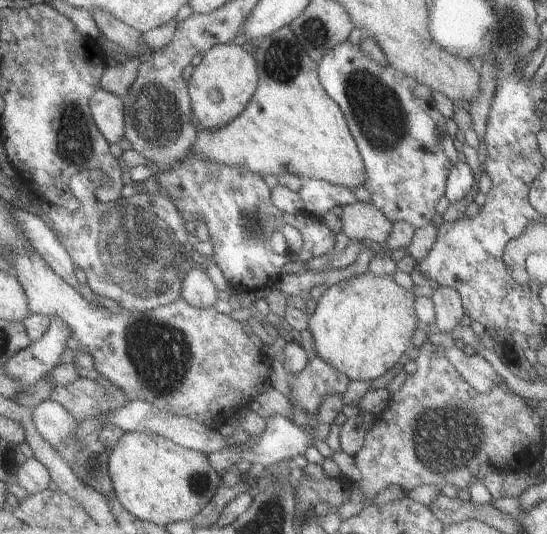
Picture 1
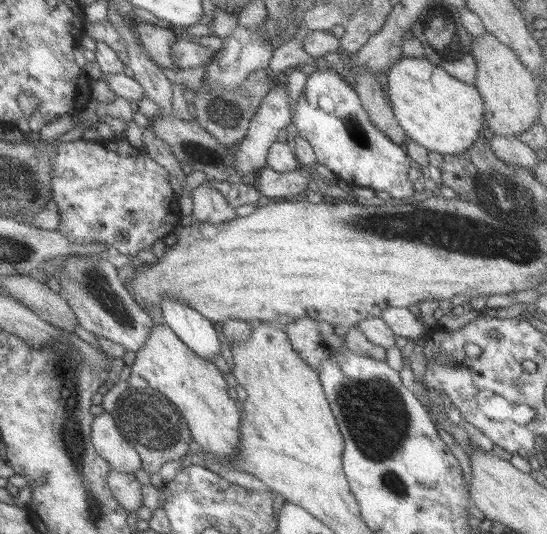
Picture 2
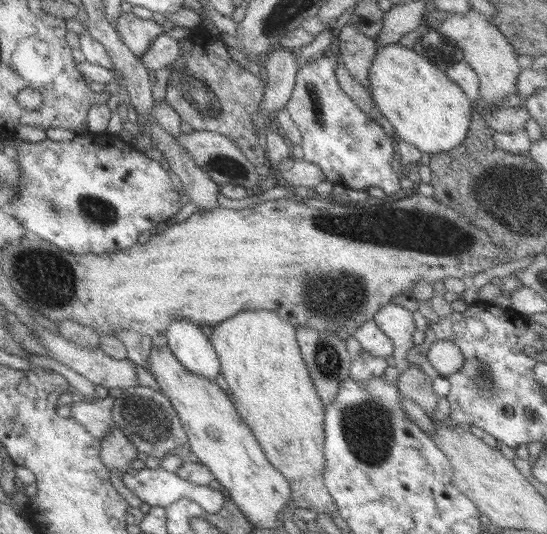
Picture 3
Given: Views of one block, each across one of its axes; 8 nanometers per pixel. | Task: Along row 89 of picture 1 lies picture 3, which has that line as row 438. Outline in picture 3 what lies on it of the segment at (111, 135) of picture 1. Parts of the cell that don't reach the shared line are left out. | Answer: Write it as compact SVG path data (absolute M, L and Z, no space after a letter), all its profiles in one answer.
M109 395L71 402L70 417L79 422L94 439L101 442L112 424L111 402L113 400Z

